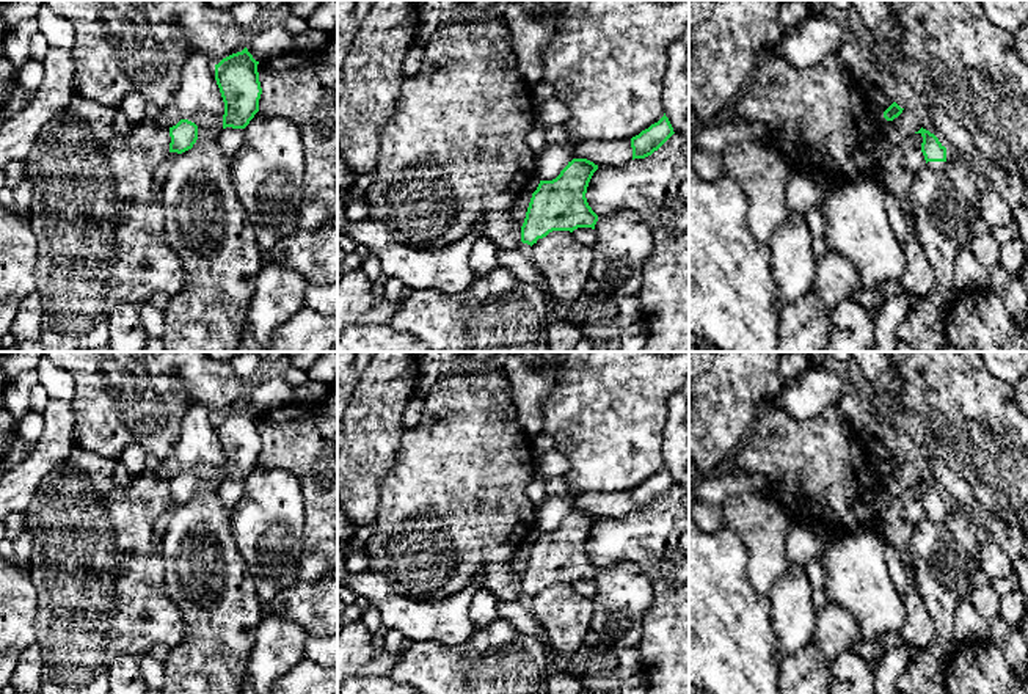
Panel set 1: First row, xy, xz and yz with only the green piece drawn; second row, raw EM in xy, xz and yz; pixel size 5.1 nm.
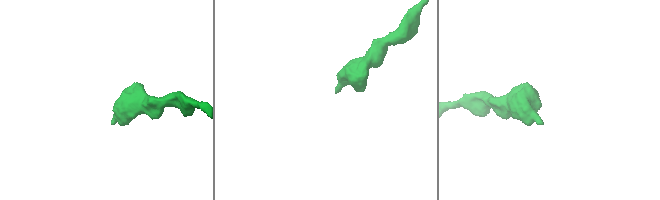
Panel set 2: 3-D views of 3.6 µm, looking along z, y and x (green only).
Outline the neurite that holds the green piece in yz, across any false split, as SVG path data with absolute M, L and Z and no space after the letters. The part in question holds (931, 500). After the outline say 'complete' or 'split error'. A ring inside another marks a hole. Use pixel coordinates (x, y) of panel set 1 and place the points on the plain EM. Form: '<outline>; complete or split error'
M923 479L915 485L923 488L921 504L929 520L937 526L943 526L946 521L946 499L934 485Z; split error

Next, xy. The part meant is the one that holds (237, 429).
M246 399L215 416L215 432L224 454L223 480L245 480L259 463L262 440L257 416Z; complete

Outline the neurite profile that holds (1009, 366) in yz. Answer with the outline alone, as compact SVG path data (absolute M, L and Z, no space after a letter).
M979 352L987 371L1015 386L1028 374L1028 352Z

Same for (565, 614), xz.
M552 583L530 598L529 611L548 634L546 650L556 655L552 667L568 672L571 658L584 645L593 608L593 600L570 583Z

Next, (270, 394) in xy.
M275 377L254 385L246 397L256 413L279 408L292 400L292 391L284 377Z

